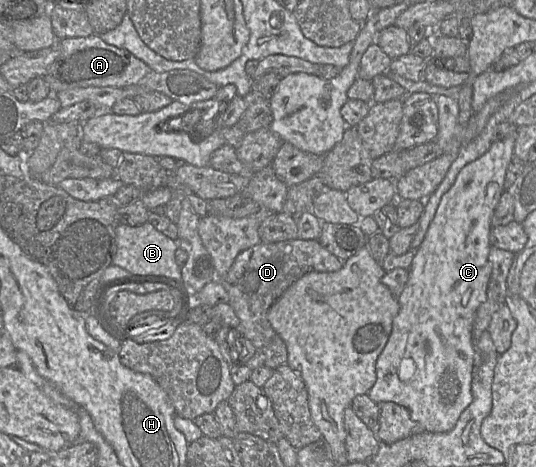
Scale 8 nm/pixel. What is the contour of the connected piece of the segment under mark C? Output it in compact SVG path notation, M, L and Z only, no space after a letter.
M507 138L493 142L488 151L480 158L464 166L454 184L443 195L435 216L427 230L421 245L414 251L414 258L409 269L409 278L398 298L399 312L393 319L392 331L388 341L376 361L376 382L369 390L368 396L375 403L393 402L408 409L410 418L423 428L423 432L446 433L452 430L461 413L473 401L472 378L475 365L475 340L473 336L473 324L479 306L486 300L487 288L491 276L491 264L489 252L491 249L490 232L492 229L492 217L504 192L504 182L507 168L514 157L515 138Z

